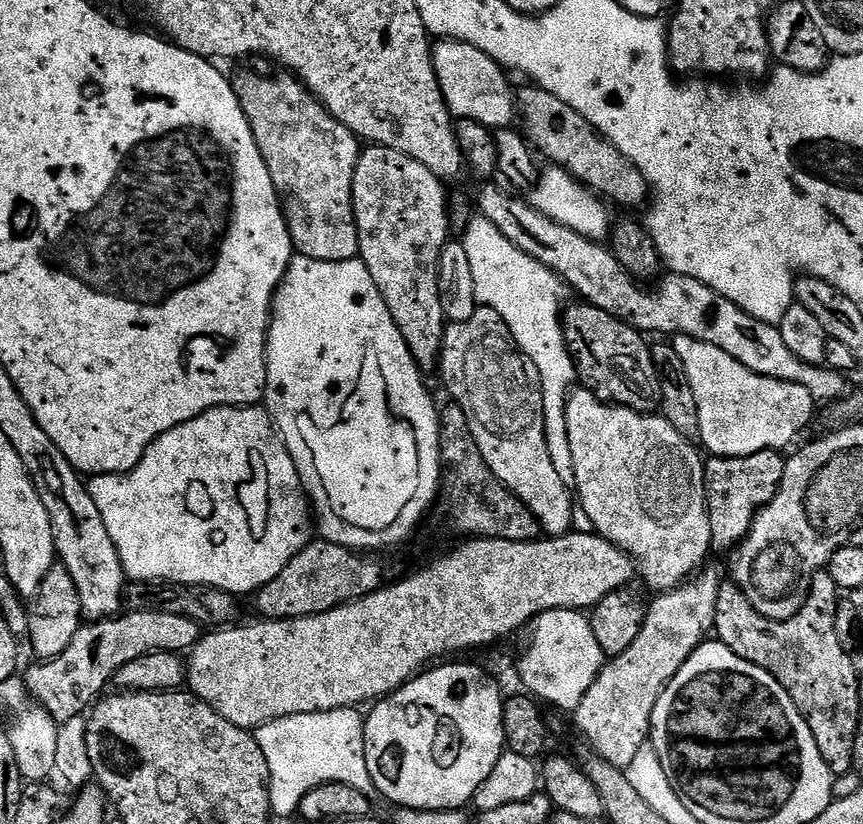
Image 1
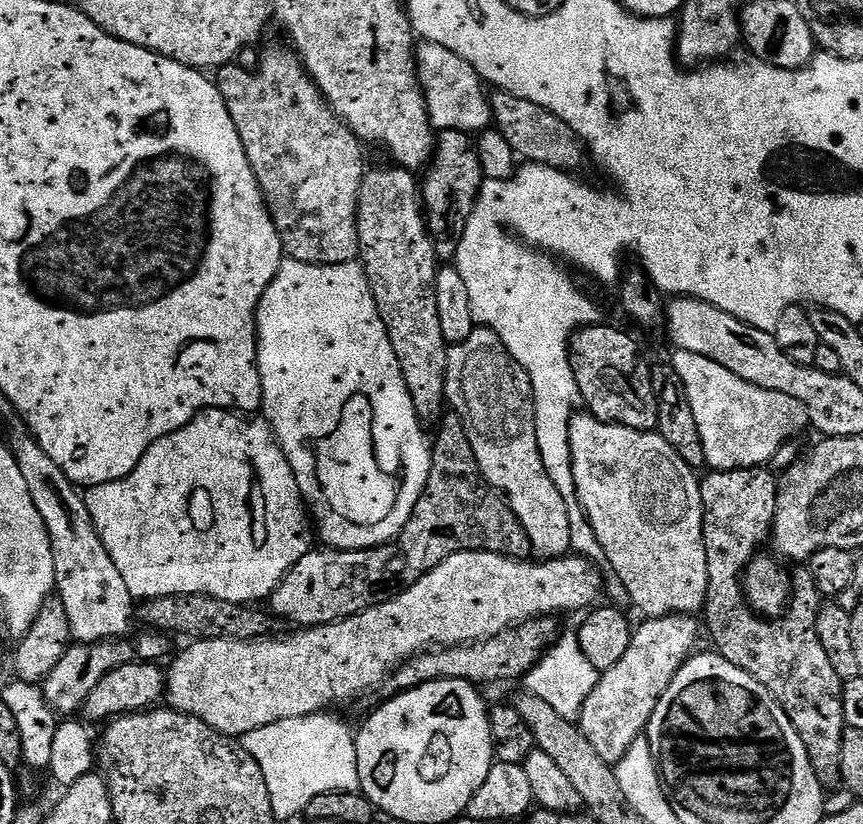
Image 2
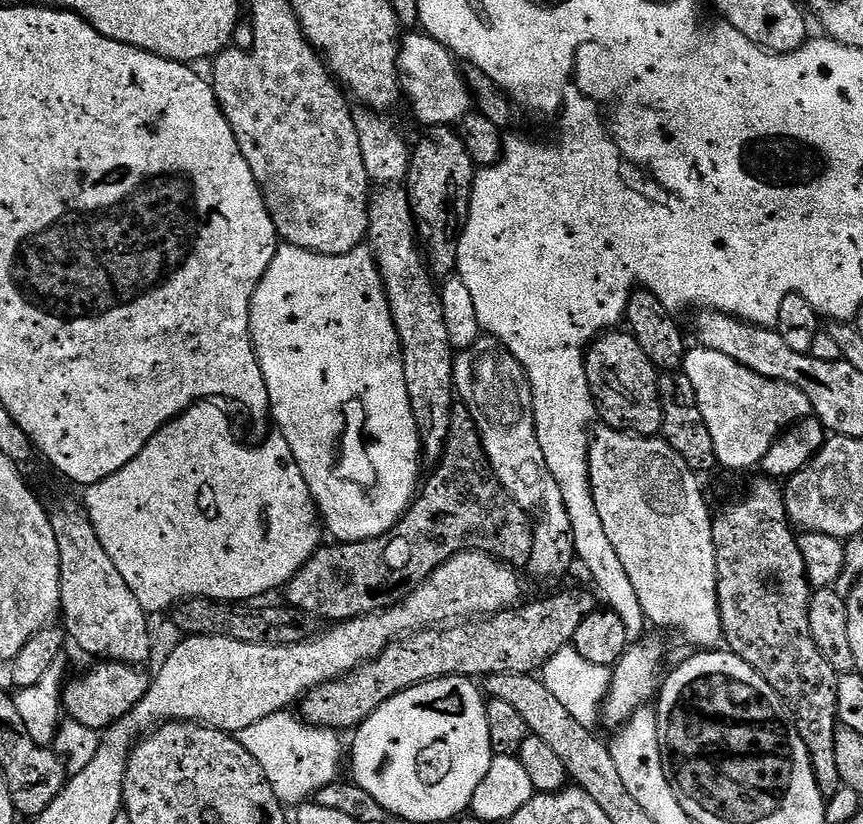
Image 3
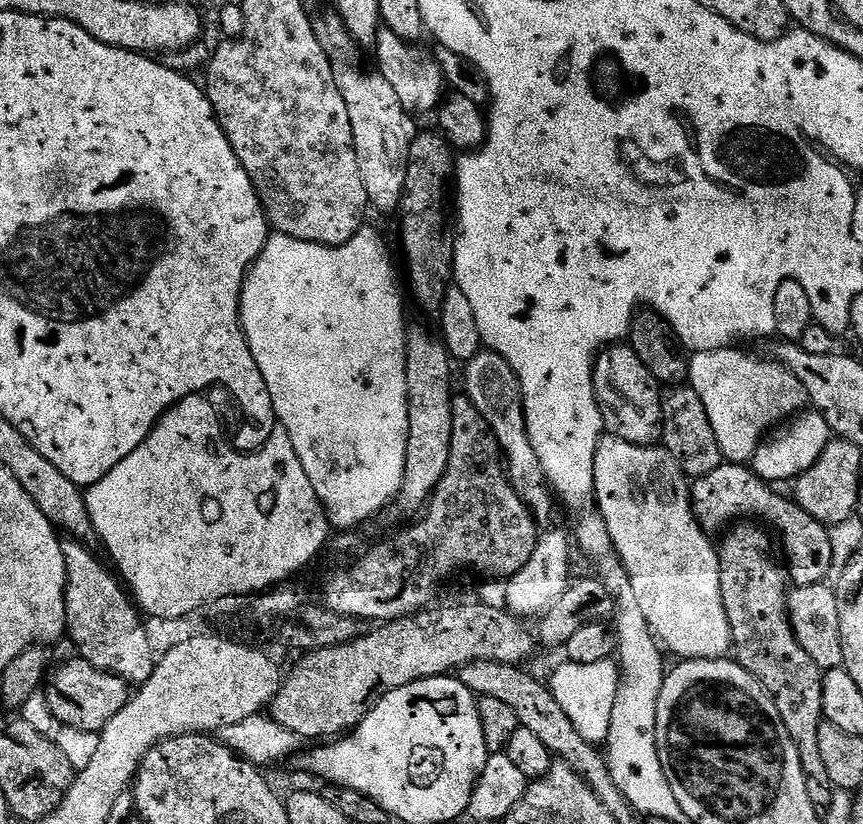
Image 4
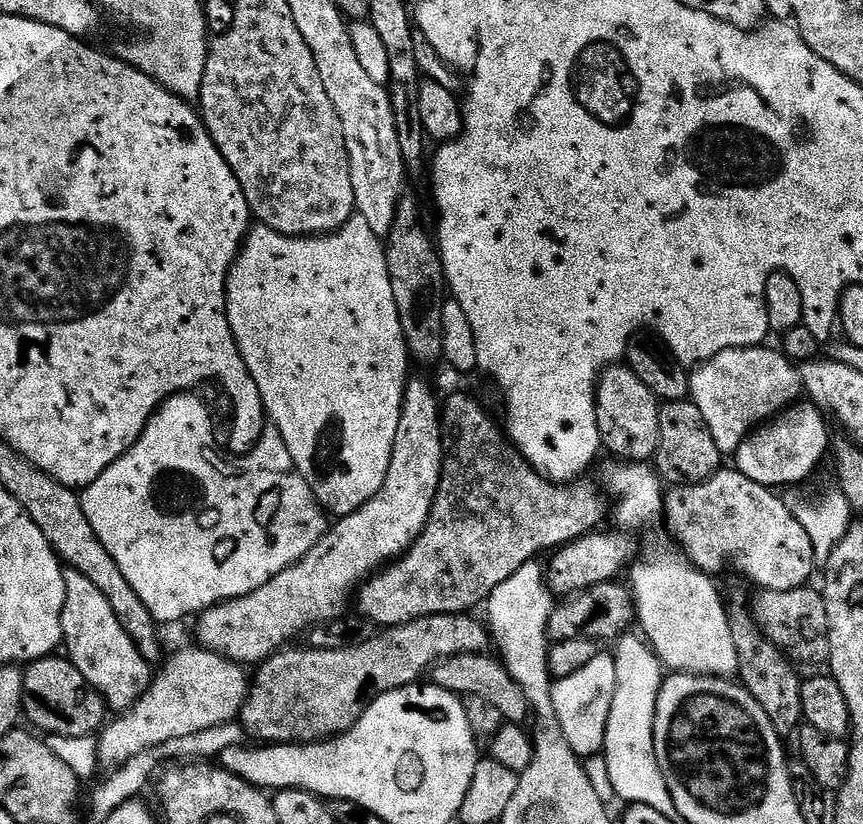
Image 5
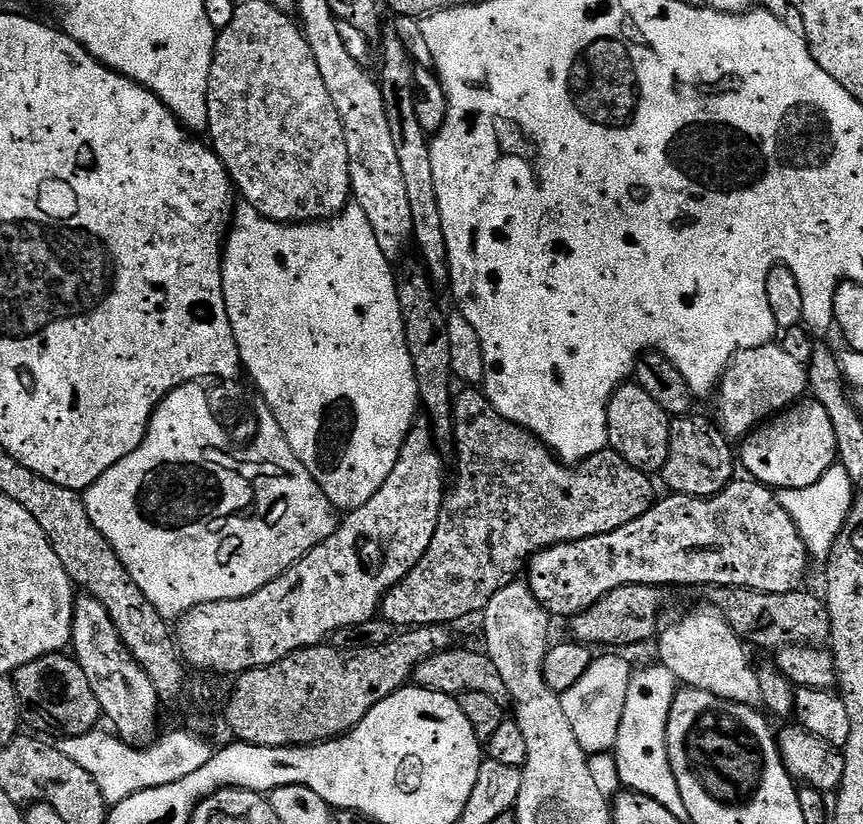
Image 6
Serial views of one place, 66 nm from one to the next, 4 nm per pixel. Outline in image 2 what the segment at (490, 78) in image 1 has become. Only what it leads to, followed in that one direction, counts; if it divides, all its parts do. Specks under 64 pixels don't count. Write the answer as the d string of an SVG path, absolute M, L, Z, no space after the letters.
M429 39L417 43L416 75L420 78L420 89L424 91L424 101L428 104L428 115L437 129L478 134L493 123L492 102L485 81L475 65L454 50Z

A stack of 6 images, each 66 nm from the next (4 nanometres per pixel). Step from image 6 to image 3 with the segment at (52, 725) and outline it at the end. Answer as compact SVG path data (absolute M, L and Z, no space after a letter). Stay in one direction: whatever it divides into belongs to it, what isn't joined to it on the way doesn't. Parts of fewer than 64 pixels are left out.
M100 662L97 665L97 668L90 669L81 680L76 680L73 684L71 682L64 684L62 708L66 713L67 719L78 722L87 728L107 730L113 724L117 724L126 714L130 714L130 710L134 710L134 706L138 706L138 702L142 702L142 698L146 698L146 690L150 683L150 676L149 673L144 673L145 669L143 667L133 667L131 664Z

